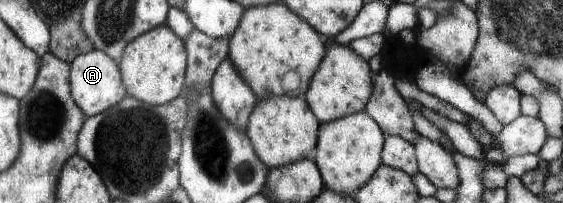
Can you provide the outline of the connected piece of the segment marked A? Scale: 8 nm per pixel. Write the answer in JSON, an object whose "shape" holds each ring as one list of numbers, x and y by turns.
{"shape":[[96,49,77,56,70,64,72,67,70,73,72,100,78,108,81,108,86,118,112,108,127,96,125,86,122,84,119,64,119,60,110,58]]}

